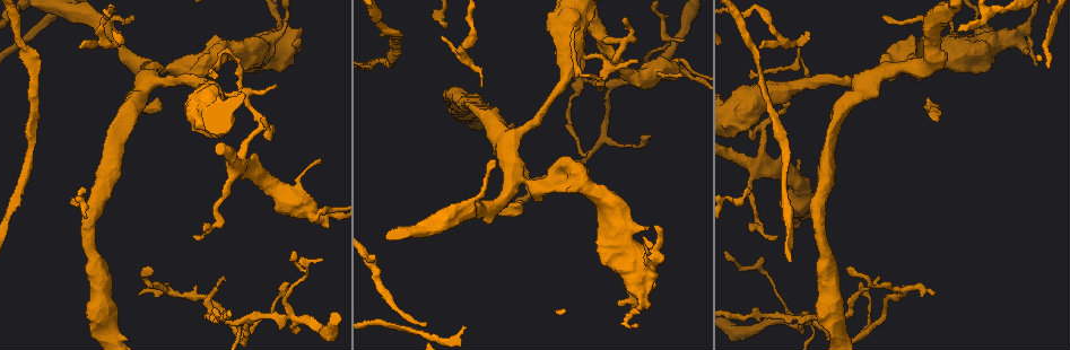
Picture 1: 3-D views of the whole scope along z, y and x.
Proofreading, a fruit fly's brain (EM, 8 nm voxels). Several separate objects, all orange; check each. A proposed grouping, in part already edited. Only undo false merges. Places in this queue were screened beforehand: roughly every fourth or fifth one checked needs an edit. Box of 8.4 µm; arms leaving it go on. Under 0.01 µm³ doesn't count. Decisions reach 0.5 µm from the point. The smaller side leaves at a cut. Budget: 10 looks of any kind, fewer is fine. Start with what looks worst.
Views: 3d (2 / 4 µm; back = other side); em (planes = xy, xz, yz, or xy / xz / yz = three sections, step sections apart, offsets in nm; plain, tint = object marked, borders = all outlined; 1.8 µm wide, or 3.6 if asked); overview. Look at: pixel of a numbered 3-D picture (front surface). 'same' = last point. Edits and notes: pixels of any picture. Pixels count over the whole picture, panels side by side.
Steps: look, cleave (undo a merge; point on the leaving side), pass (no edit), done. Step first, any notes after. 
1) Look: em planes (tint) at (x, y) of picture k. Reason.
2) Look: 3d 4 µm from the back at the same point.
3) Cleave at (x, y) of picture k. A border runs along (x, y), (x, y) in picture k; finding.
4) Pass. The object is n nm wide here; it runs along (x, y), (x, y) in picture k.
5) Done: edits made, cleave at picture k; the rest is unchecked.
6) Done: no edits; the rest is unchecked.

Look: em planes (tint) at (605, 36) of picture 1. Abrupt turn.

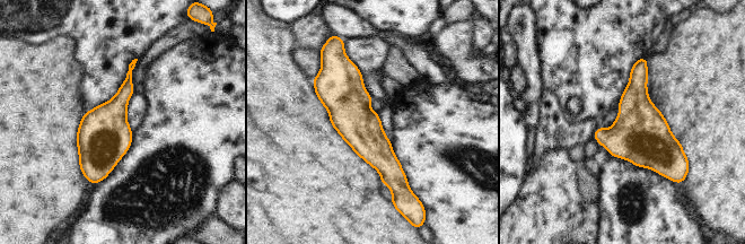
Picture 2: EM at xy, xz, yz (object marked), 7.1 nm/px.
Pass. All the same neuron.

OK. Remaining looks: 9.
Look: 3d 4 µm at (532, 179) of picture 1. Branch point.

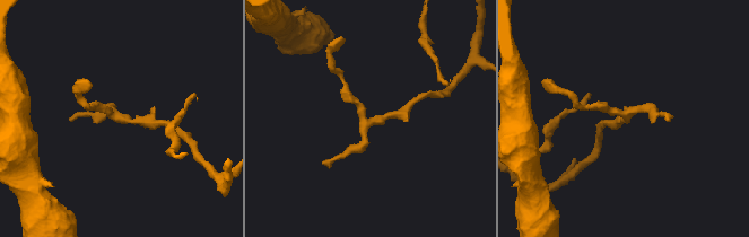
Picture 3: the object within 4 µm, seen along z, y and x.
Look: em xy step 4 (tint) at (626, 117) of picture 3. Need the tissue.

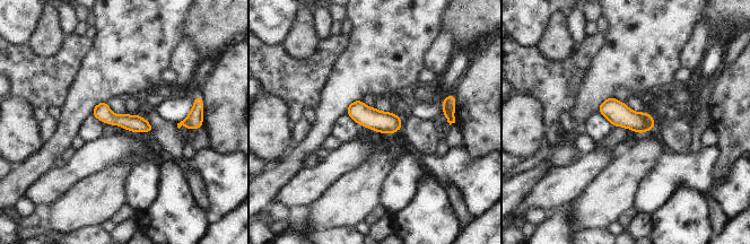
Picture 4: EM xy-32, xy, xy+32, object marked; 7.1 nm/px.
Look: em planes (tint) at the same point.

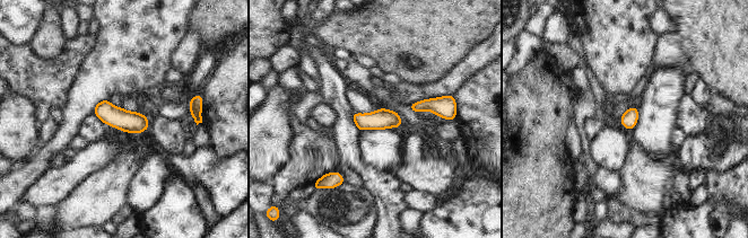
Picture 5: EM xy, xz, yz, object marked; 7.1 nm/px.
Pass. Continuous, no second neuron.

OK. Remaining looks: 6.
Look: em planes (tint) at (101, 36) of picture 1. Sharp bend.

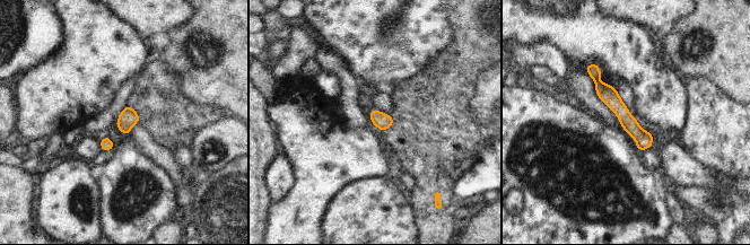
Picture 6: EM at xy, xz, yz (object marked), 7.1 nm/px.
Cleave at (608, 94) of picture 6. The part that leaves runs along (598, 84), (648, 145) in picture 6; a second neuron is stuck on.

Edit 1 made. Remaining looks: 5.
Look: em planes (tint) at (531, 181) of picture 1. Sharp bend.

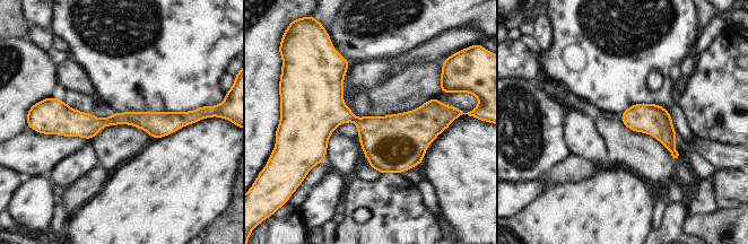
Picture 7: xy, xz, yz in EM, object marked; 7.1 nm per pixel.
Pass. It runs along (50, 113), (68, 122), (185, 122) in picture 7; all the same neuron.

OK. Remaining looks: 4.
Done: edits made, cleave at picture 6; the rest is unchecked.

